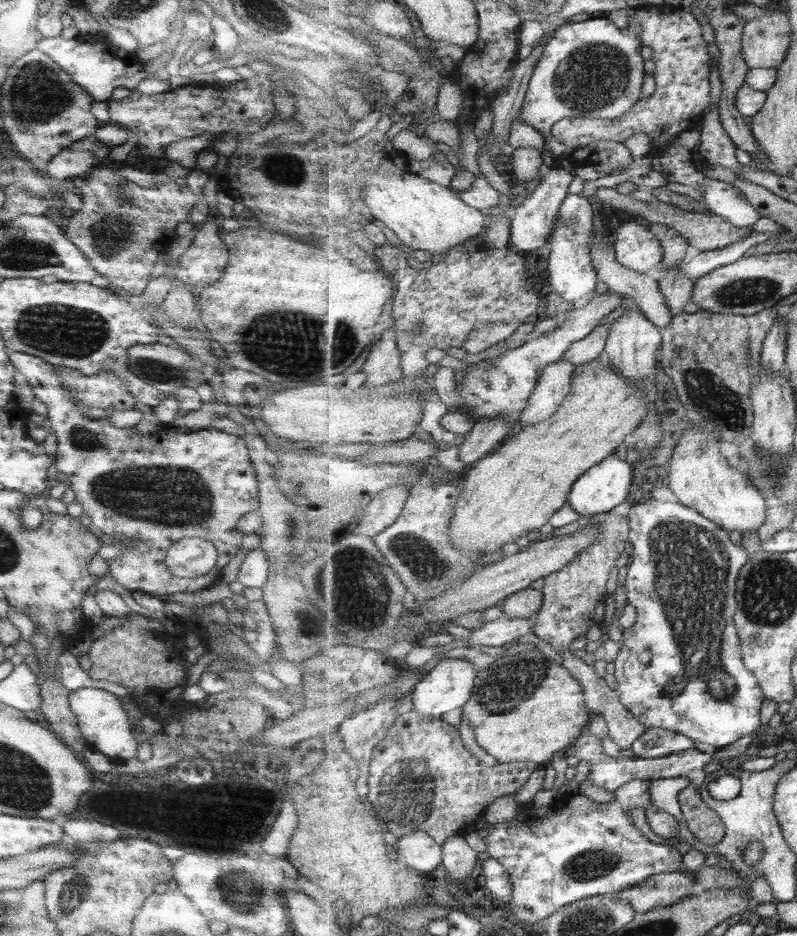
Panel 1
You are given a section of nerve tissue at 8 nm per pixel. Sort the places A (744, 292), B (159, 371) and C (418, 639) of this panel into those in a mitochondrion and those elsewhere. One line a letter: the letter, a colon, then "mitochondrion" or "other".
A: mitochondrion
B: mitochondrion
C: other

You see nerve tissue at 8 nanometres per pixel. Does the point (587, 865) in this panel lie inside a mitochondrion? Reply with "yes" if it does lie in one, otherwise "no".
yes

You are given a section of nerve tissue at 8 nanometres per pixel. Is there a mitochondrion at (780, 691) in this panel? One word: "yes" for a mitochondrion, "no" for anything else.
no

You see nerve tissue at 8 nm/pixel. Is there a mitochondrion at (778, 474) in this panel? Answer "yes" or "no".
yes

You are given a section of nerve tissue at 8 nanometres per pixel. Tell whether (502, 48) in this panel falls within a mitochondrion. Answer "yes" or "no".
no

